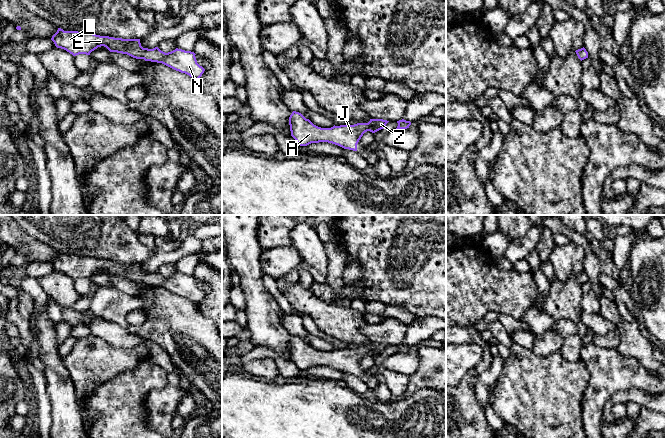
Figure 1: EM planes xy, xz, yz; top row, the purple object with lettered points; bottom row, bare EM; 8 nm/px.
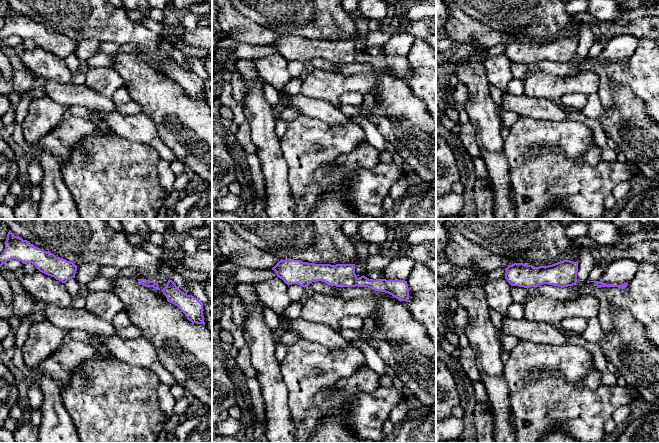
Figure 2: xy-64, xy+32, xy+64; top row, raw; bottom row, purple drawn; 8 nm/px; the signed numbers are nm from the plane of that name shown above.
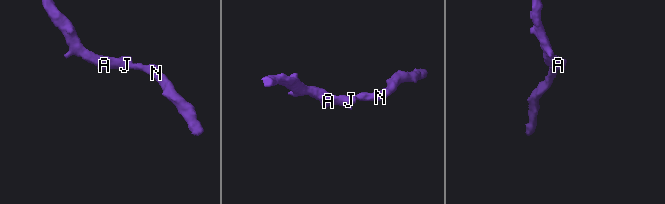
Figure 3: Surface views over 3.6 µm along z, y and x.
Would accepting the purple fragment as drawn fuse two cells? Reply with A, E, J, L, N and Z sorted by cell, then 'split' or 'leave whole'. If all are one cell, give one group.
A E J L N Z | leave whole

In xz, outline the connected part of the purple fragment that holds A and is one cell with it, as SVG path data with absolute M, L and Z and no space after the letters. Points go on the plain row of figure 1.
M293 335L289 341L291 360L300 370L328 366L353 375L357 375L357 368L365 356L375 357L384 353L388 346L383 343L370 343L368 347L321 352L299 336Z

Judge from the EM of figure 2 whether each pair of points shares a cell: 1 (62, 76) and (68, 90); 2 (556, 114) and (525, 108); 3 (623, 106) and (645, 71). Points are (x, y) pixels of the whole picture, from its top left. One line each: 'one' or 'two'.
1: two
2: one
3: two

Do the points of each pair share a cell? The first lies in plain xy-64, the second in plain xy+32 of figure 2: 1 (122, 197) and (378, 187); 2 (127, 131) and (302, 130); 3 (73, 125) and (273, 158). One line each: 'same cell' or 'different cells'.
1: different cells
2: different cells
3: different cells

